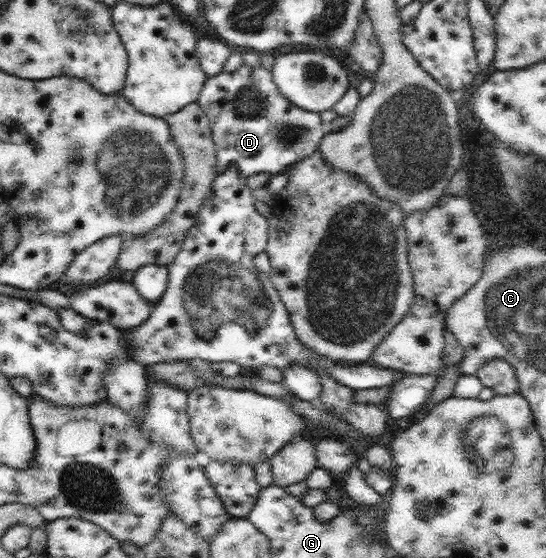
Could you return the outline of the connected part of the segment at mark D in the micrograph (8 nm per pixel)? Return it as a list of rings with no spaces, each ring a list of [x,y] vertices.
[[[243,63],[234,72],[223,70],[220,74],[208,78],[200,92],[197,104],[202,107],[211,125],[219,174],[232,169],[246,179],[259,172],[269,172],[272,176],[278,173],[288,173],[294,164],[318,150],[328,130],[321,123],[319,112],[304,110],[280,94],[270,69],[262,66],[252,68]]]

